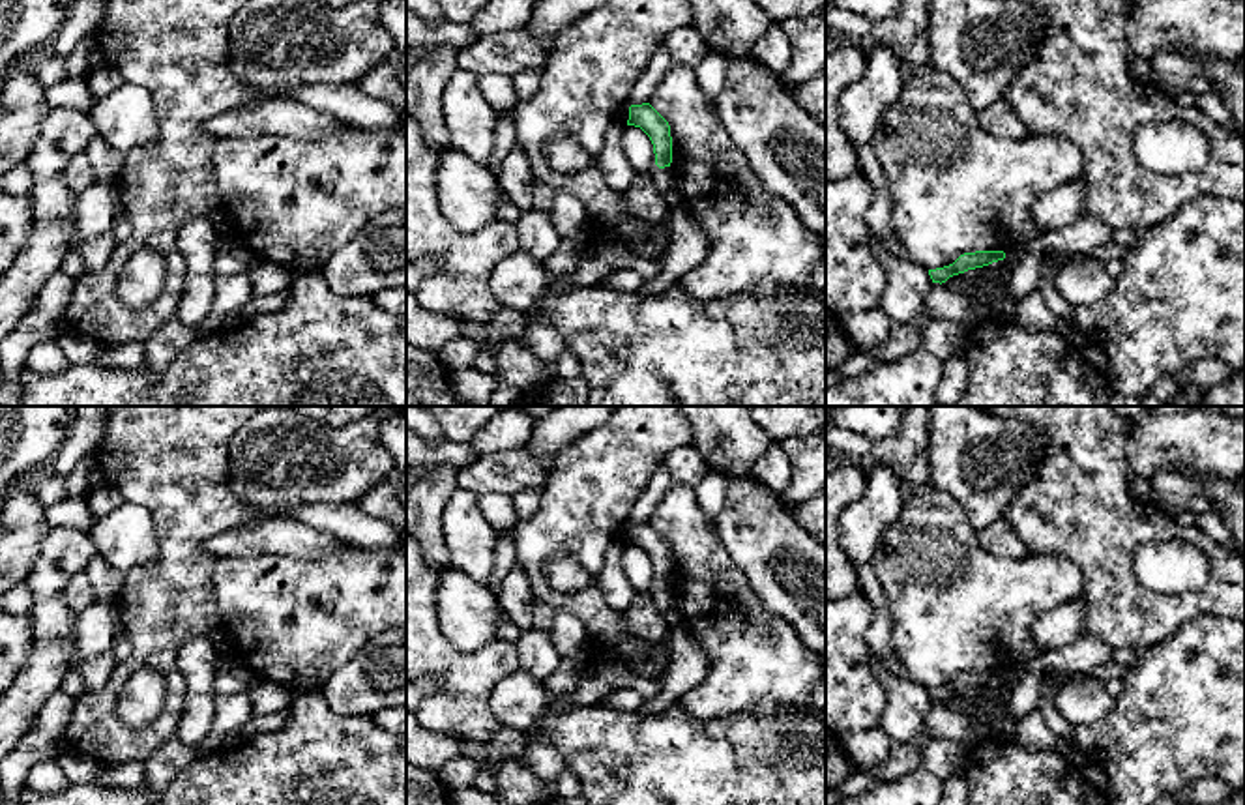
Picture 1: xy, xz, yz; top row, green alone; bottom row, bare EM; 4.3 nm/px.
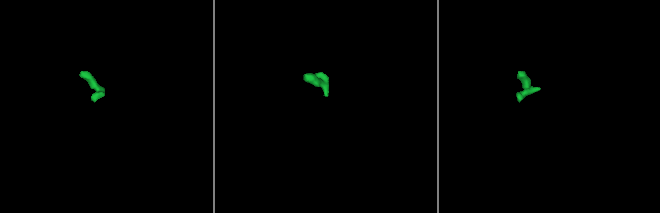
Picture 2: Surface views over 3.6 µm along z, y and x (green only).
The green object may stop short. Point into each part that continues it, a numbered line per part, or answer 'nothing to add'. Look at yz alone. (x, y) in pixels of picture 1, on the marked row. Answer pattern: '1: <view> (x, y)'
1: yz (1086, 233)

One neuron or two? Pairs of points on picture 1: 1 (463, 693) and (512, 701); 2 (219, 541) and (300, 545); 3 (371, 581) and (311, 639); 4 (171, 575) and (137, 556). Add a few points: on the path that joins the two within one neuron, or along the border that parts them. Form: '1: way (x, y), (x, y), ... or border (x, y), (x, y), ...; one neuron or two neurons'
1: border (521, 669), (491, 693), (489, 708), (502, 727); two neurons
2: way (240, 541), (279, 541); one neuron
3: way (356, 596), (326, 624); one neuron
4: border (154, 523), (158, 562), (126, 575); two neurons

